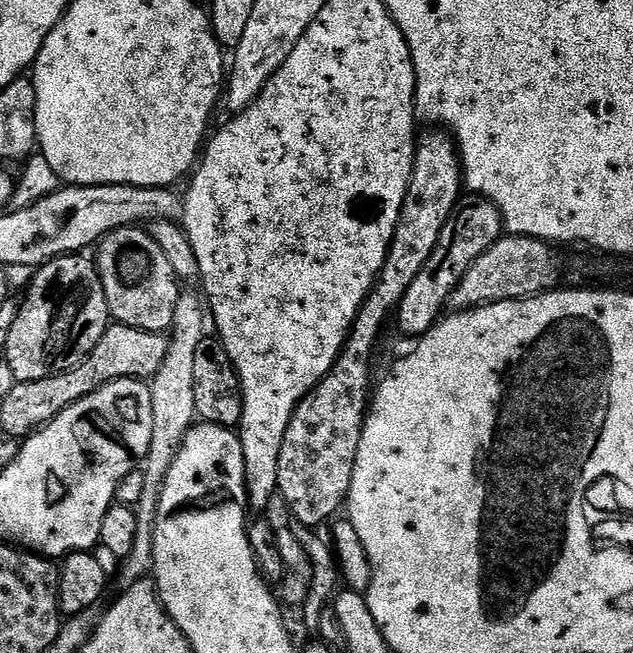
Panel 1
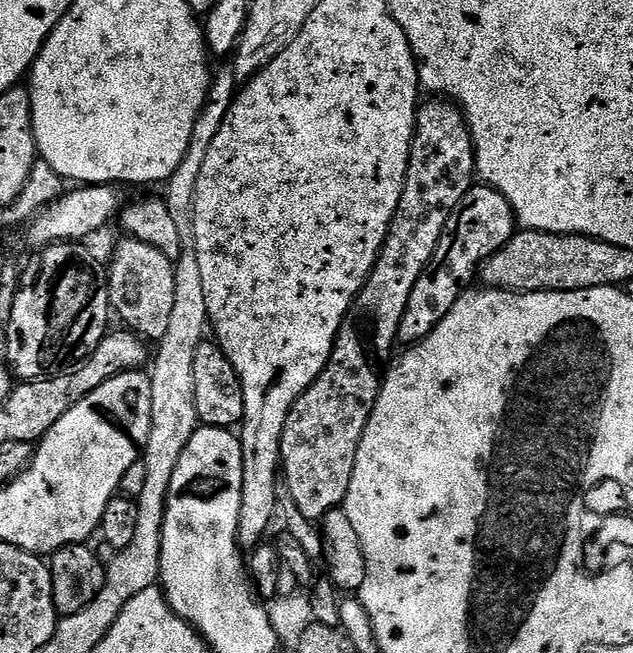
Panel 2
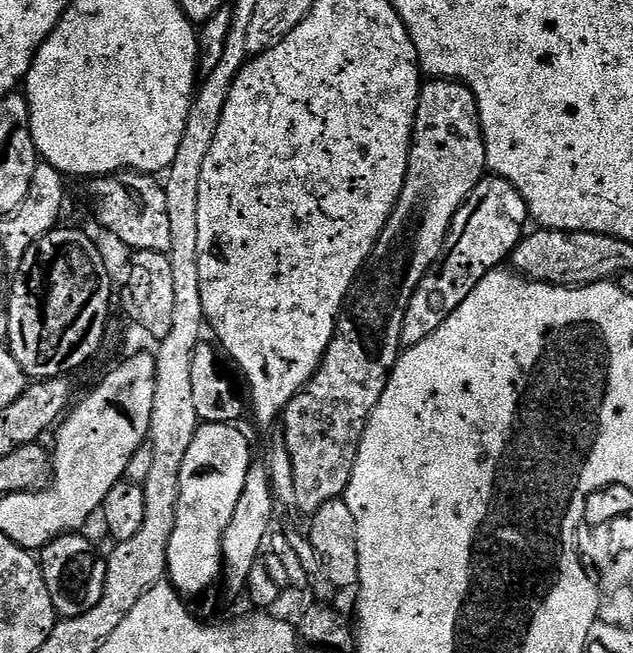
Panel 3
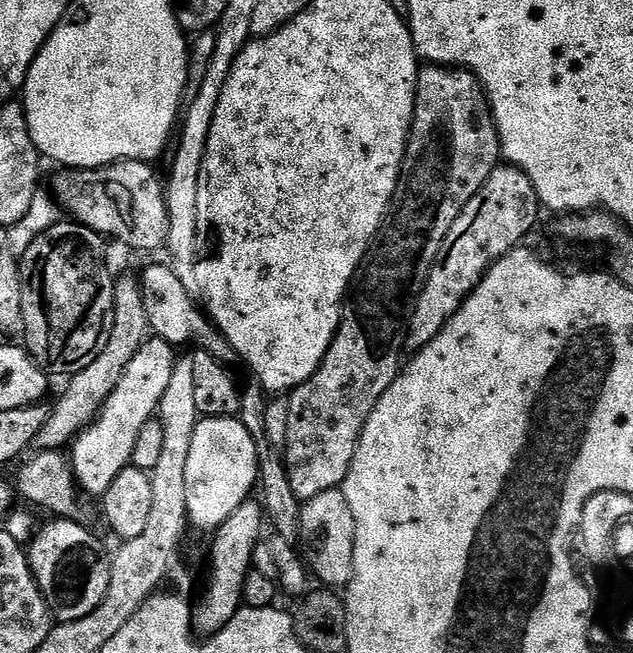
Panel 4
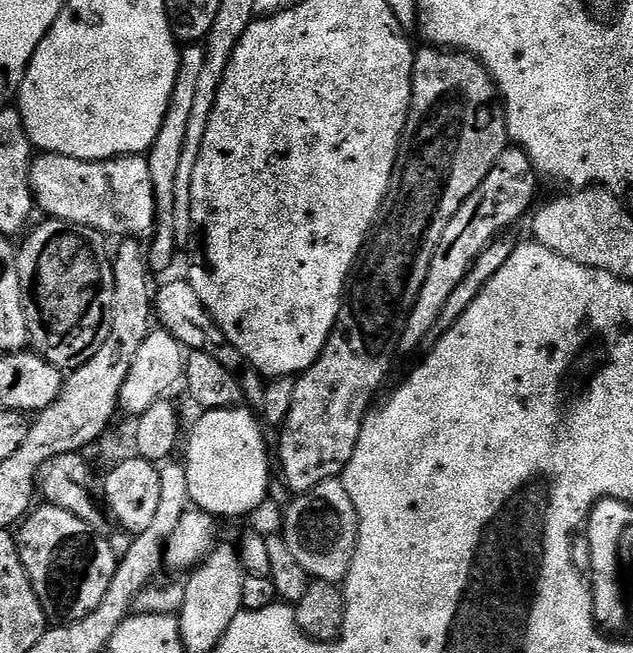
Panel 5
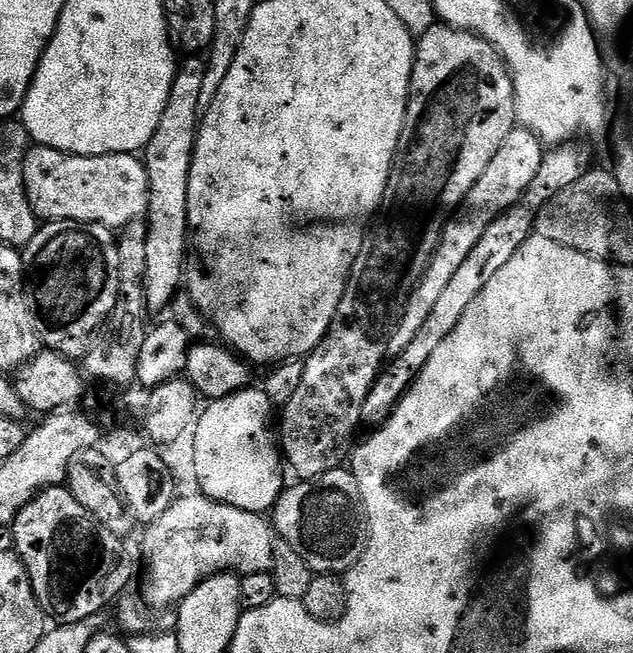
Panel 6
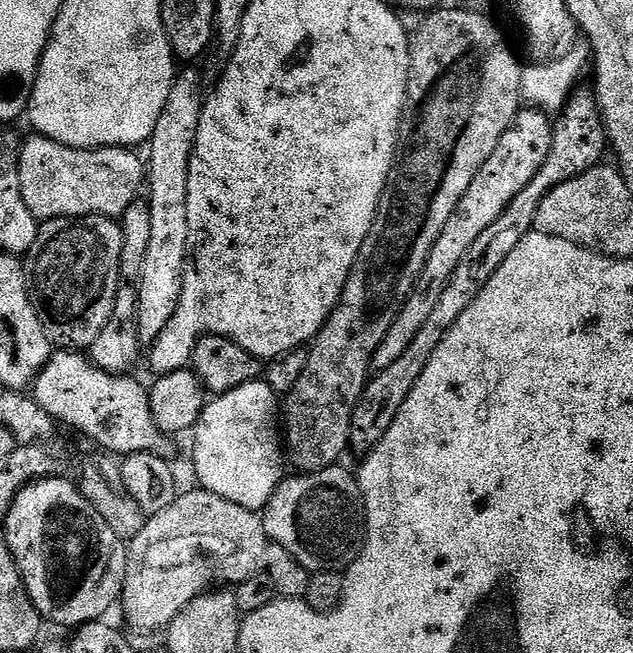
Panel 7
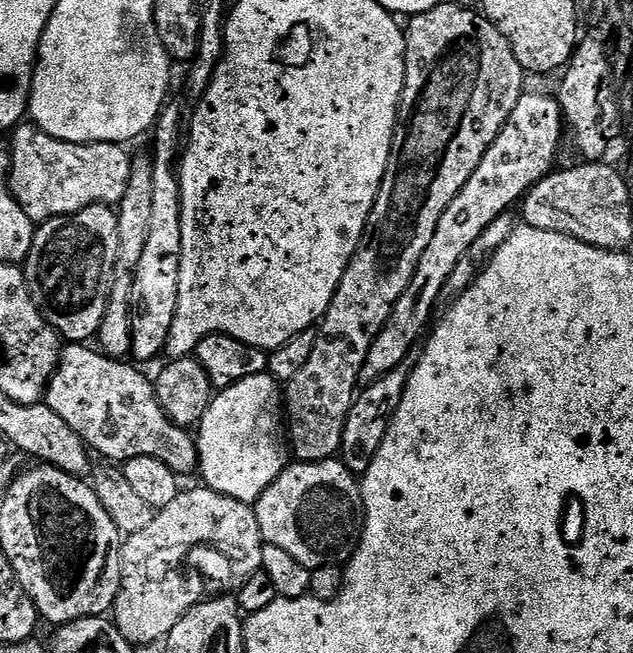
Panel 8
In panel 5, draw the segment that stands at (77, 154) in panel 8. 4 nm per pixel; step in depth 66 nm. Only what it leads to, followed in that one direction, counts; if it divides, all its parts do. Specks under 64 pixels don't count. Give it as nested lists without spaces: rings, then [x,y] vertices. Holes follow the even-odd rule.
[[[45,152],[32,161],[30,186],[34,204],[53,220],[65,220],[71,224],[81,224],[113,238],[148,238],[156,227],[156,199],[154,182],[150,182],[150,166],[143,155],[115,156],[112,160],[79,160],[62,154]]]

